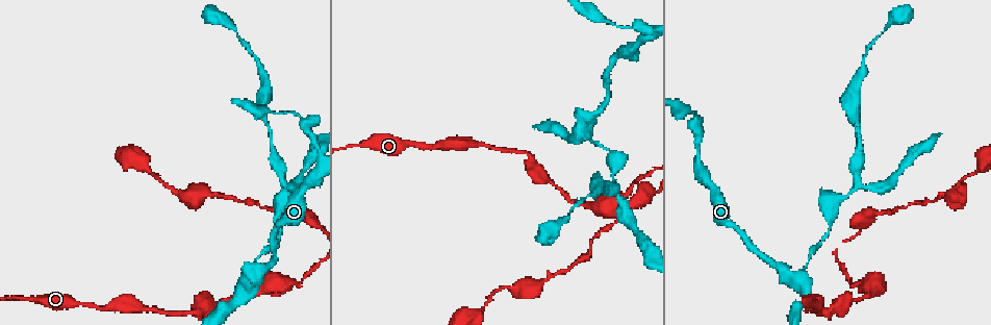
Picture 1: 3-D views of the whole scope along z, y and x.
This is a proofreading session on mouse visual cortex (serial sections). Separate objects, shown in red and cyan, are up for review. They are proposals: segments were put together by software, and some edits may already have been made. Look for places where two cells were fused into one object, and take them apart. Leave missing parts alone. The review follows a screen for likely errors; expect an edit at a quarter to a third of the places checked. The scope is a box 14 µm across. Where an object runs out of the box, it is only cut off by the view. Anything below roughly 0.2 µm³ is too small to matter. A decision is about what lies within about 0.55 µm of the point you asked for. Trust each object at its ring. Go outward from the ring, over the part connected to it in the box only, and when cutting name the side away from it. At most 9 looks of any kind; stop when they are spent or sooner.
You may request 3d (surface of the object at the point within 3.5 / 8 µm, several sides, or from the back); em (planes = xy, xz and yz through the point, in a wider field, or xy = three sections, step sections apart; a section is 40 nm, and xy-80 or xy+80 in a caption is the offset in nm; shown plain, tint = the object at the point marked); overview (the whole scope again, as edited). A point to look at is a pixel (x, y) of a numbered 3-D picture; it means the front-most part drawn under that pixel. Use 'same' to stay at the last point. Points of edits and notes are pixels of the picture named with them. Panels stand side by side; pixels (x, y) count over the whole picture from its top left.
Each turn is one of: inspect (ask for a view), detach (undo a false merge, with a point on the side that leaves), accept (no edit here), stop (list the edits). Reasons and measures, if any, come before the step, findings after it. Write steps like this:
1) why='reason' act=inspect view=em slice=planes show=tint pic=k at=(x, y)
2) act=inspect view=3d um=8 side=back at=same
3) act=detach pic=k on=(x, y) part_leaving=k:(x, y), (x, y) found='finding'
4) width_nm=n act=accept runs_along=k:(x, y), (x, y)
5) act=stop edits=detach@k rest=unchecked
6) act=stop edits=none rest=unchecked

why='calibre changes' act=inspect view=3d um=3.5 side=back pic=1 at=(305, 121)

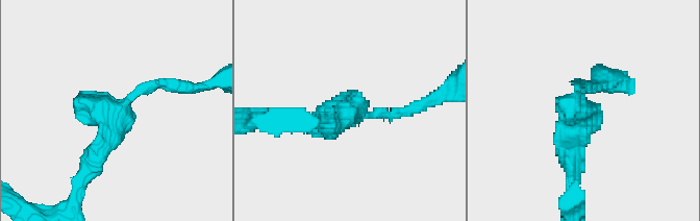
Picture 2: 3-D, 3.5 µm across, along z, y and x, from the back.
why='need the tissue' act=inspect view=em slice=xy step=5 show=tint pic=2 at=(579, 112)

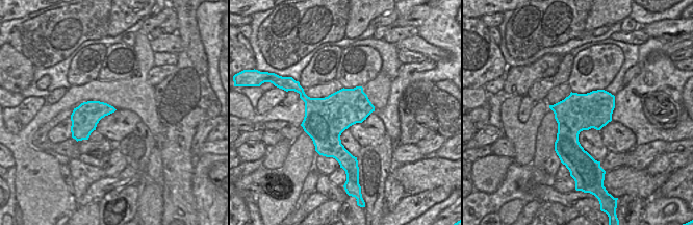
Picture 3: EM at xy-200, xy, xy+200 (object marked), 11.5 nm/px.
width_nm=500 act=accept runs_along=2:(90, 169), (134, 95), (179, 86) found='one cell here'

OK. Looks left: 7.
why='sharp bend' act=inspect view=3d um=3.5 pic=1 at=(792, 276)

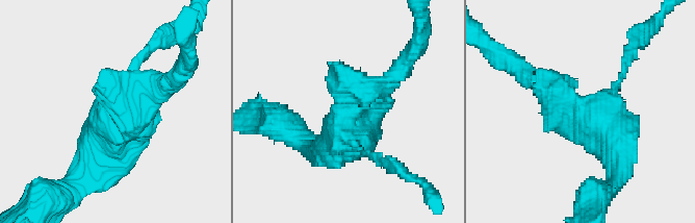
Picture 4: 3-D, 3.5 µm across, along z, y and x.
why='now the EM' act=inspect view=em slice=xy step=1 show=tint pic=4 at=(351, 114)

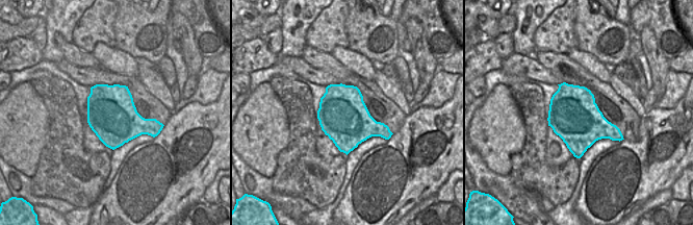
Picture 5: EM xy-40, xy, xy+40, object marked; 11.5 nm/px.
why='another direction' act=inspect view=em slice=planes show=tint at=same

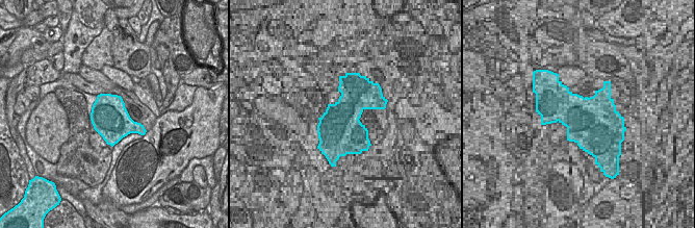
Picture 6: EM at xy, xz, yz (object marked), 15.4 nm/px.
act=accept runs_along=4:(559, 94), (603, 116), (627, 58) found='continuous, no second cell'

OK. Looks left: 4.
why='thin neck' act=inspect view=3d um=3.5 pic=1 at=(860, 184)

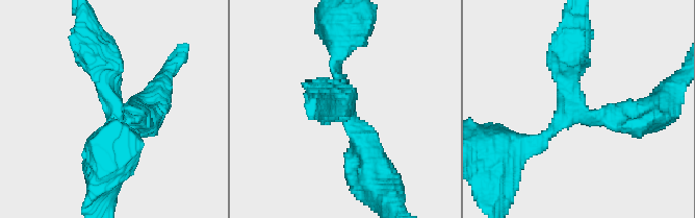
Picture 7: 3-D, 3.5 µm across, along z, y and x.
arms=3 arm_widths_nm=150,350,450 act=inspect view=em slice=xy step=3 show=tint pic=7 at=(115, 102)

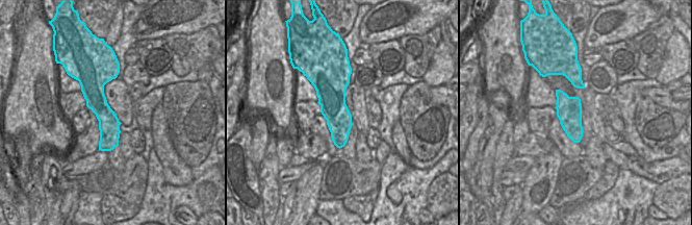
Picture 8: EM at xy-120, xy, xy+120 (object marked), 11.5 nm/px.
why='another direction' act=inspect view=em slice=planes show=tint at=same

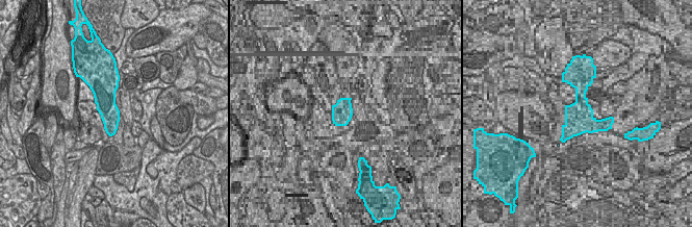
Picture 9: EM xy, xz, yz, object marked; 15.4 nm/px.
act=accept runs_along=7:(529, 148), (568, 116), (568, 39) found='continuous, no second cell'

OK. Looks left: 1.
act=stop edits=none rest=unchecked

